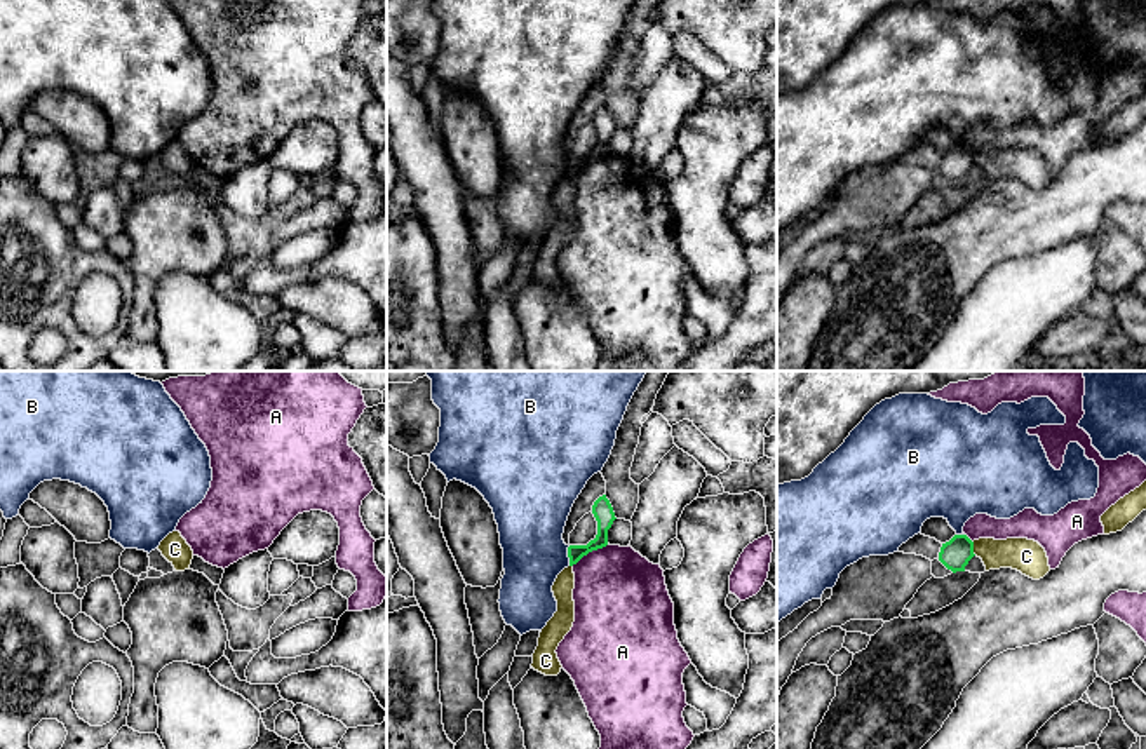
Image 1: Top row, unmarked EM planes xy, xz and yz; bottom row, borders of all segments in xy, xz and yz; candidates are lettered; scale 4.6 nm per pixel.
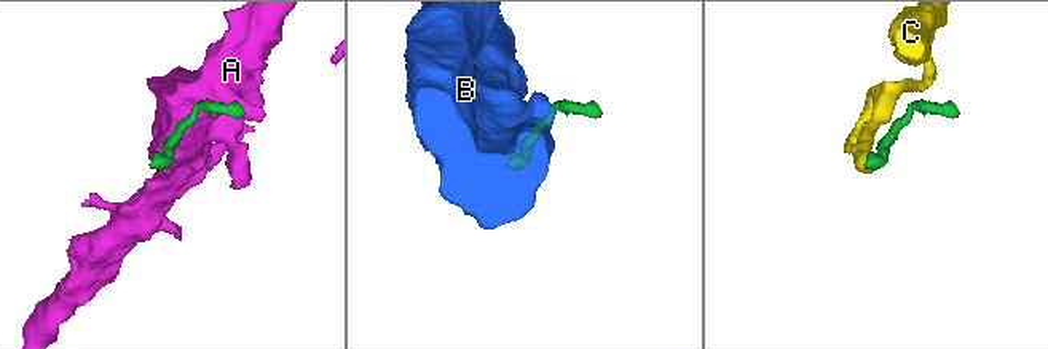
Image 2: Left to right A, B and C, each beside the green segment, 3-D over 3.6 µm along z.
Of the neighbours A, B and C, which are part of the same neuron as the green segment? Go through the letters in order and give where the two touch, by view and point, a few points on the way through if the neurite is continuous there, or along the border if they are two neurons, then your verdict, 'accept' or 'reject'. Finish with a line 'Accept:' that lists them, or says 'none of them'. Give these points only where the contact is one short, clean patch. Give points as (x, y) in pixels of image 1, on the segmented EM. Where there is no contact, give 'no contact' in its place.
A: meets green in xz at (589, 551); border along xz (608, 544), (589, 551), (572, 565); reject
B: meets green in xz at (568, 556); reject
C: meets green in yz at (972, 549); runs through yz (955, 554), (960, 549), (972, 549), (1021, 554); accept
Accept: C

